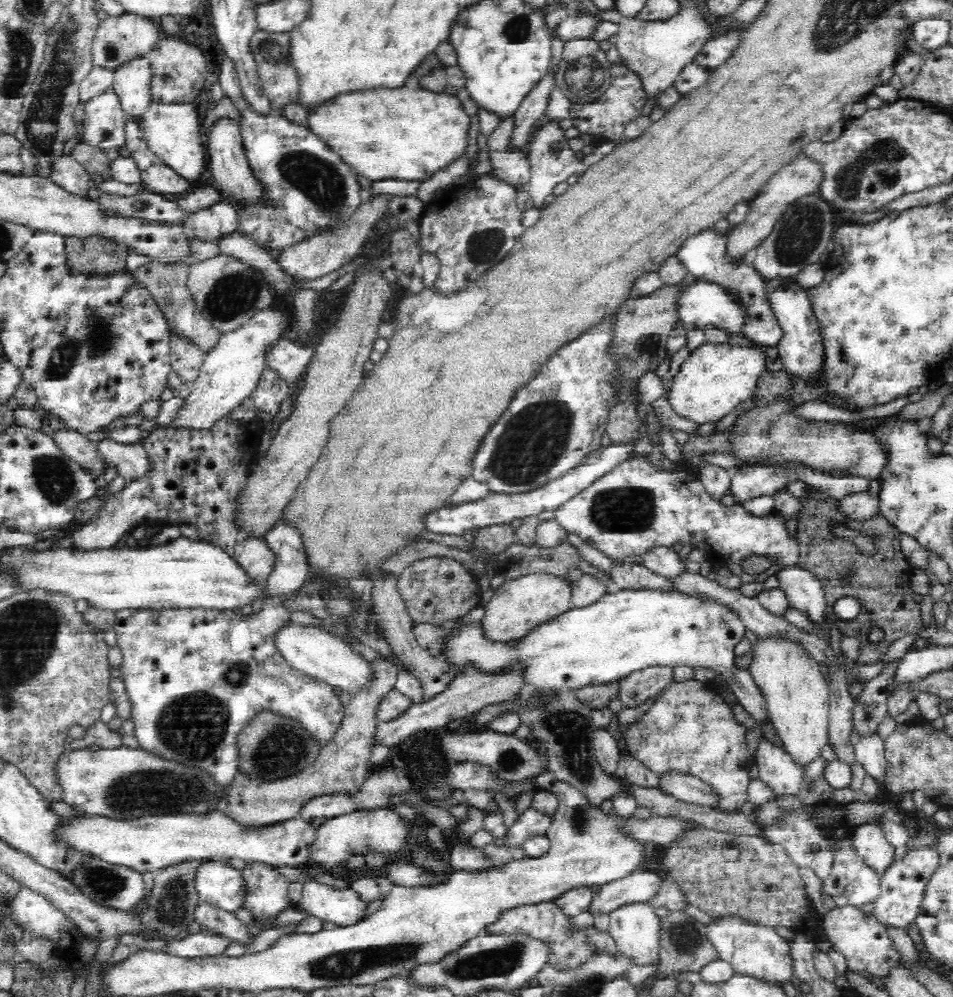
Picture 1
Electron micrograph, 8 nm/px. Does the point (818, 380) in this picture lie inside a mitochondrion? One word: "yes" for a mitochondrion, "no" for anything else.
no

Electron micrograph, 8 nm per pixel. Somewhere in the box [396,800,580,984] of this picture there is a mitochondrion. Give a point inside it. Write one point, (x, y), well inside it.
(500, 960)

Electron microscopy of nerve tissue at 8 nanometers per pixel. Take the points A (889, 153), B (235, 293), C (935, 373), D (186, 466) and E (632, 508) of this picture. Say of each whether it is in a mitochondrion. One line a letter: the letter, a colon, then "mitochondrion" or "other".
A: mitochondrion
B: mitochondrion
C: other
D: other
E: mitochondrion

